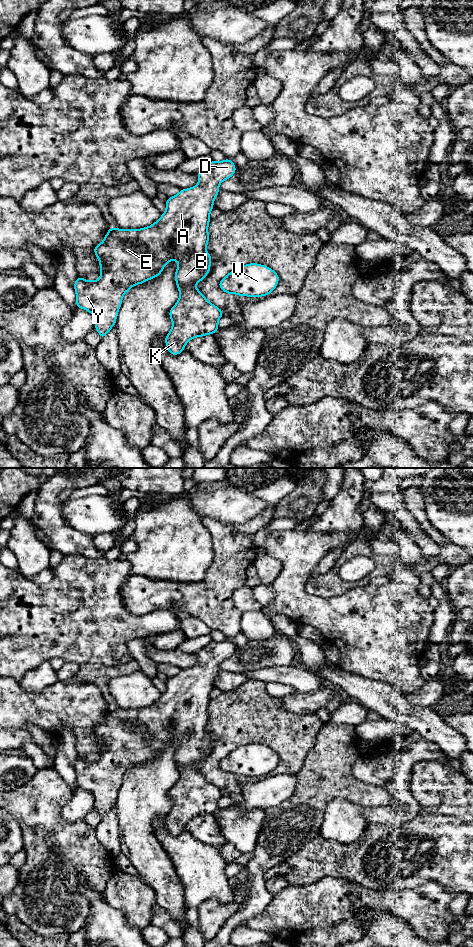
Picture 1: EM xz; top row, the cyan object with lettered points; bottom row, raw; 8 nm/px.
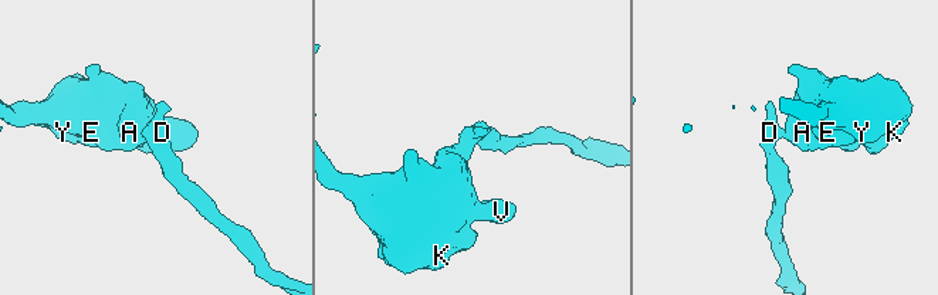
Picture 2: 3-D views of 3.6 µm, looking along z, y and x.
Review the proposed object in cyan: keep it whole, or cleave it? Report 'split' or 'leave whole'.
leave whole

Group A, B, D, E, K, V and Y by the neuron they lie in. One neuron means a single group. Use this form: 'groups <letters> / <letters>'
groups A B D E K V Y

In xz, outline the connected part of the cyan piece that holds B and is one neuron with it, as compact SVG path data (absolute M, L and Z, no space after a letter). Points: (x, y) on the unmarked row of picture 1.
M230 639L211 641L198 653L198 664L167 679L166 691L158 701L142 709L118 709L111 707L104 720L93 728L100 743L100 758L88 761L77 757L74 763L76 786L89 791L95 798L94 808L101 819L116 804L118 791L124 774L137 764L142 764L159 756L164 746L173 740L178 741L175 751L175 762L180 776L169 791L172 808L165 817L168 831L179 835L188 821L196 817L214 814L218 809L218 801L224 794L210 783L195 765L210 752L211 735L206 731L209 721L208 705L213 682L219 673L221 662L229 659L236 651Z

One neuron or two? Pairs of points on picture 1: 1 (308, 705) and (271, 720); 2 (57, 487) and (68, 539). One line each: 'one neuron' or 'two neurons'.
1: two neurons
2: one neuron

